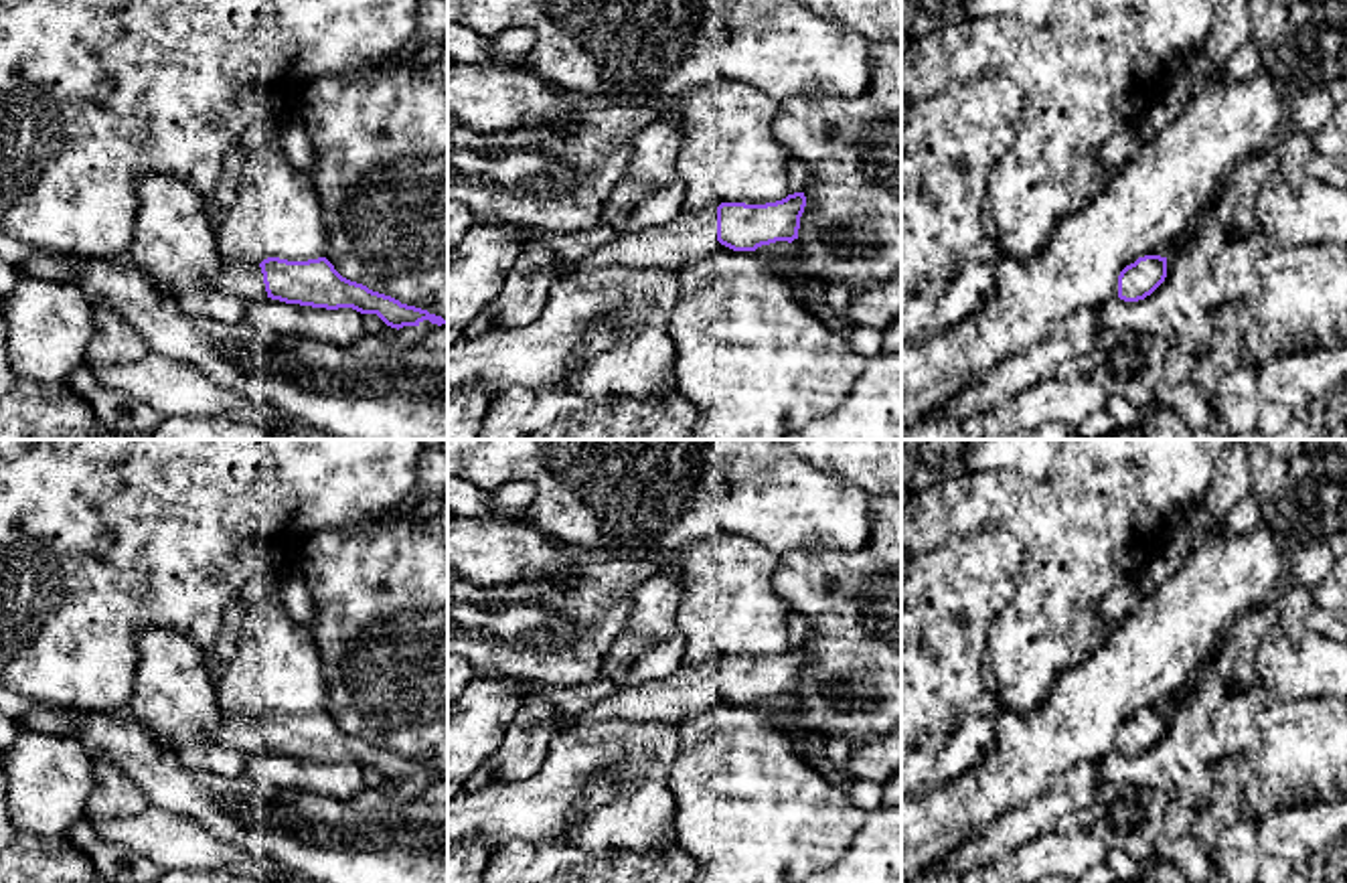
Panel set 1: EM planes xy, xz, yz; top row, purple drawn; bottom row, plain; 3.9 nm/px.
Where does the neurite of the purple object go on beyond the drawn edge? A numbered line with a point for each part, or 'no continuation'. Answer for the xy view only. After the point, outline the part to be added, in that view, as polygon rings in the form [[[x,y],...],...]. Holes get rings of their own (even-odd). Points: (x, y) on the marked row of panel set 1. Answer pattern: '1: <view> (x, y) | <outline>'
1: xy (246, 282) | [[[223,259],[219,275],[213,282],[213,290],[235,294],[245,302],[267,296],[259,265],[239,265]]]

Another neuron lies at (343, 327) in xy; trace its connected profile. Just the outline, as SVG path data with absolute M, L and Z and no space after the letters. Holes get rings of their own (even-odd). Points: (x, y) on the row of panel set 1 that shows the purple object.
M267 296L247 302L245 322L278 334L306 336L342 348L348 348L367 334L363 314L352 308L326 310L286 304Z

